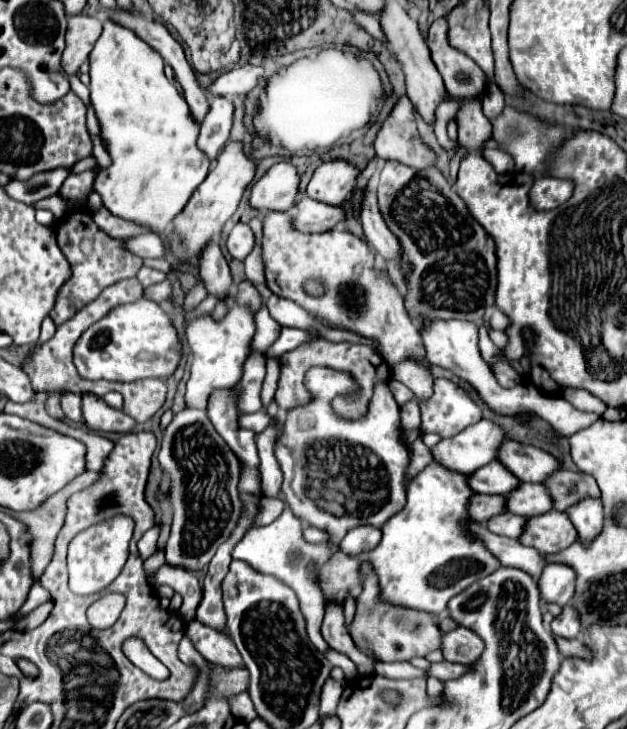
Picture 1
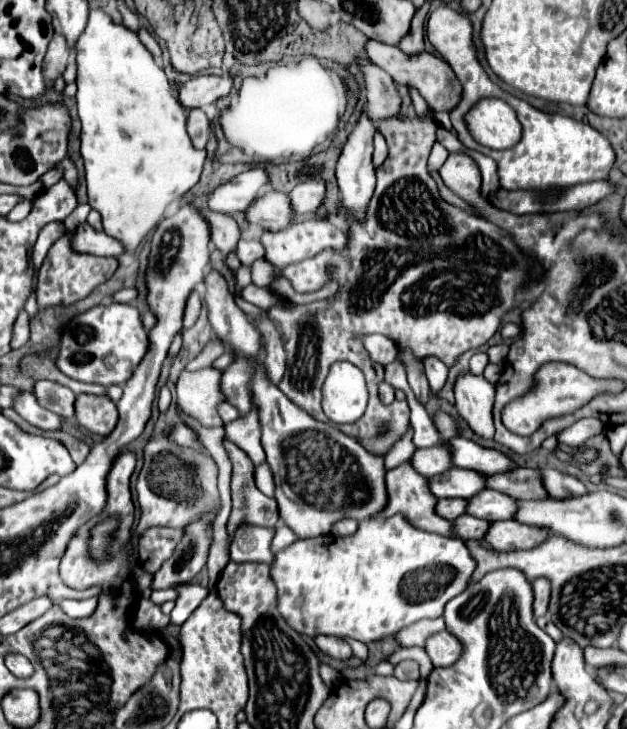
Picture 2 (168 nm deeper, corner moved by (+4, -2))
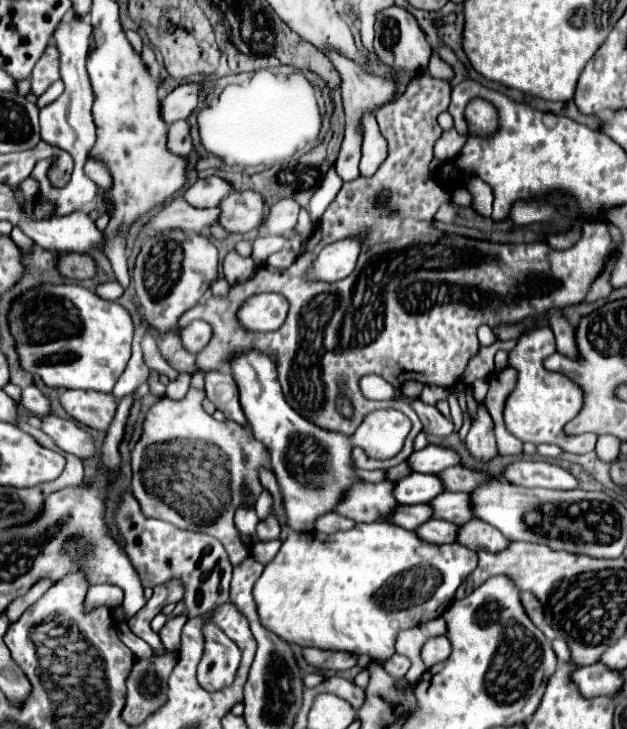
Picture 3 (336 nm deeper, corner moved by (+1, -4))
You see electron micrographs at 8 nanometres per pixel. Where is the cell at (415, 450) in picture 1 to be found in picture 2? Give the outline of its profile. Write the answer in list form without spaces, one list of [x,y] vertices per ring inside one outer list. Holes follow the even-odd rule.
[[[410,461],[402,463],[400,467],[392,469],[386,473],[386,493],[388,493],[388,503],[386,503],[386,511],[382,511],[382,515],[376,517],[390,517],[390,515],[402,515],[404,519],[408,519],[414,527],[422,529],[422,531],[430,531],[430,533],[438,533],[444,537],[454,537],[452,533],[452,523],[448,519],[442,519],[440,515],[436,515],[434,505],[438,499],[434,499],[434,495],[430,495],[430,491],[426,489],[426,477],[418,475]]]

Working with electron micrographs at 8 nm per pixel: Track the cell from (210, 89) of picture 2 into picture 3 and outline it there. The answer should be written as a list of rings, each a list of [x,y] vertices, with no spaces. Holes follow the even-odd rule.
[[[185,83],[175,87],[161,103],[161,115],[165,117],[167,123],[187,119],[193,109],[197,107],[199,93],[203,91],[203,83]]]

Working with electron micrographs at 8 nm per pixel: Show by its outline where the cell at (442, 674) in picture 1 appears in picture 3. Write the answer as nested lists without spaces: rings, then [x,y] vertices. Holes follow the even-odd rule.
[[[393,655],[393,657],[389,657],[387,663],[383,665],[383,669],[385,669],[391,677],[395,677],[395,679],[405,677],[405,673],[409,671],[409,667],[411,667],[409,659],[405,659],[405,657],[401,657],[401,655]]]

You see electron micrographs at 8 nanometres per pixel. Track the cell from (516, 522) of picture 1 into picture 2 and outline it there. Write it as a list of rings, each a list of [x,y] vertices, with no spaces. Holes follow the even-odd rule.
[[[462,515],[462,519],[454,521],[454,531],[458,531],[458,539],[462,539],[462,541],[466,541],[466,539],[482,539],[488,525],[490,523],[484,521],[484,519]]]

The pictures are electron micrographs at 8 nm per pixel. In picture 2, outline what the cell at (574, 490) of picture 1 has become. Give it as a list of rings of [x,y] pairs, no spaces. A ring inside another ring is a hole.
[[[516,467],[502,475],[484,475],[486,489],[502,491],[514,499],[544,499],[548,493],[542,489],[542,481],[536,469]]]

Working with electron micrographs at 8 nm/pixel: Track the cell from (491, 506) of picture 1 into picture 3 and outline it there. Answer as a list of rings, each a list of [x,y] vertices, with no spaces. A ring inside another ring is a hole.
[[[401,505],[397,513],[393,513],[395,525],[401,525],[405,529],[417,529],[425,521],[433,519],[433,507],[431,505]]]

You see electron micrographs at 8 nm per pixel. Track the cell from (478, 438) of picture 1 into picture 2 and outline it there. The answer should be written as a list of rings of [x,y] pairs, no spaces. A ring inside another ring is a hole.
[[[434,445],[434,447],[426,447],[426,449],[416,449],[412,459],[410,459],[410,463],[414,463],[414,469],[420,475],[426,475],[426,477],[438,475],[438,473],[448,471],[452,467],[450,453],[442,445]]]

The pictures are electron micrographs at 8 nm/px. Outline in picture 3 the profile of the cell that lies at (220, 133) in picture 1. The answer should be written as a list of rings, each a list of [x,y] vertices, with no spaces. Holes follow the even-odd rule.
[[[175,121],[169,127],[169,149],[173,153],[189,155],[193,151],[193,141],[191,141],[191,125],[187,121]]]

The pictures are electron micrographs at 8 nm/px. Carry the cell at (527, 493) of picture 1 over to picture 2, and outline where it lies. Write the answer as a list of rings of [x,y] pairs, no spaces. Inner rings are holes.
[[[484,489],[482,493],[468,499],[466,513],[494,523],[494,521],[502,521],[502,519],[512,519],[516,509],[518,509],[518,505],[512,497],[498,493],[498,491]]]

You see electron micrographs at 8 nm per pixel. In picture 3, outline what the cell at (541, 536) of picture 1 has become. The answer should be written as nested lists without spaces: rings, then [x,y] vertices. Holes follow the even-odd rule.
[[[473,519],[469,521],[469,525],[461,527],[461,537],[457,537],[461,545],[473,549],[473,551],[491,551],[491,553],[499,553],[501,549],[509,547],[509,539],[503,537],[503,533],[499,533],[493,525],[481,521],[481,519]]]

